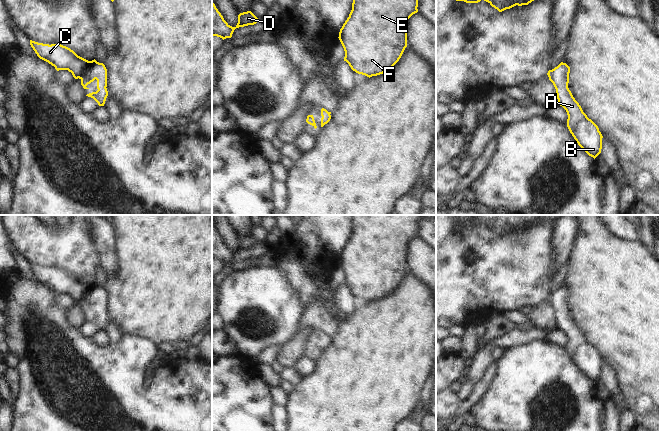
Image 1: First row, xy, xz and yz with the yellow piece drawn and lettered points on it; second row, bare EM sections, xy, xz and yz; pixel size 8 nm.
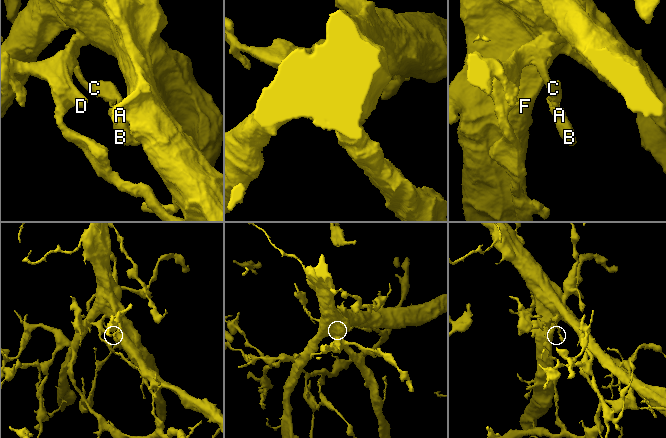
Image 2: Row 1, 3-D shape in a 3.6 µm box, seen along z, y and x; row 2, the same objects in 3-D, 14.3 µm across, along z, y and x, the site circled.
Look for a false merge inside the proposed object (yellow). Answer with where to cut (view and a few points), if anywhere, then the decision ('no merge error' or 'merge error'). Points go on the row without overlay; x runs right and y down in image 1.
cut none; no merge error

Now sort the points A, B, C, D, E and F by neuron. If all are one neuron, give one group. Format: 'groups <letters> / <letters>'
groups A B C D E F

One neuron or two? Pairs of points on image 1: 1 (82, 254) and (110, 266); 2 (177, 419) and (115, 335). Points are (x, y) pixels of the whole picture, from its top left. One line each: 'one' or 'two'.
1: two
2: two

